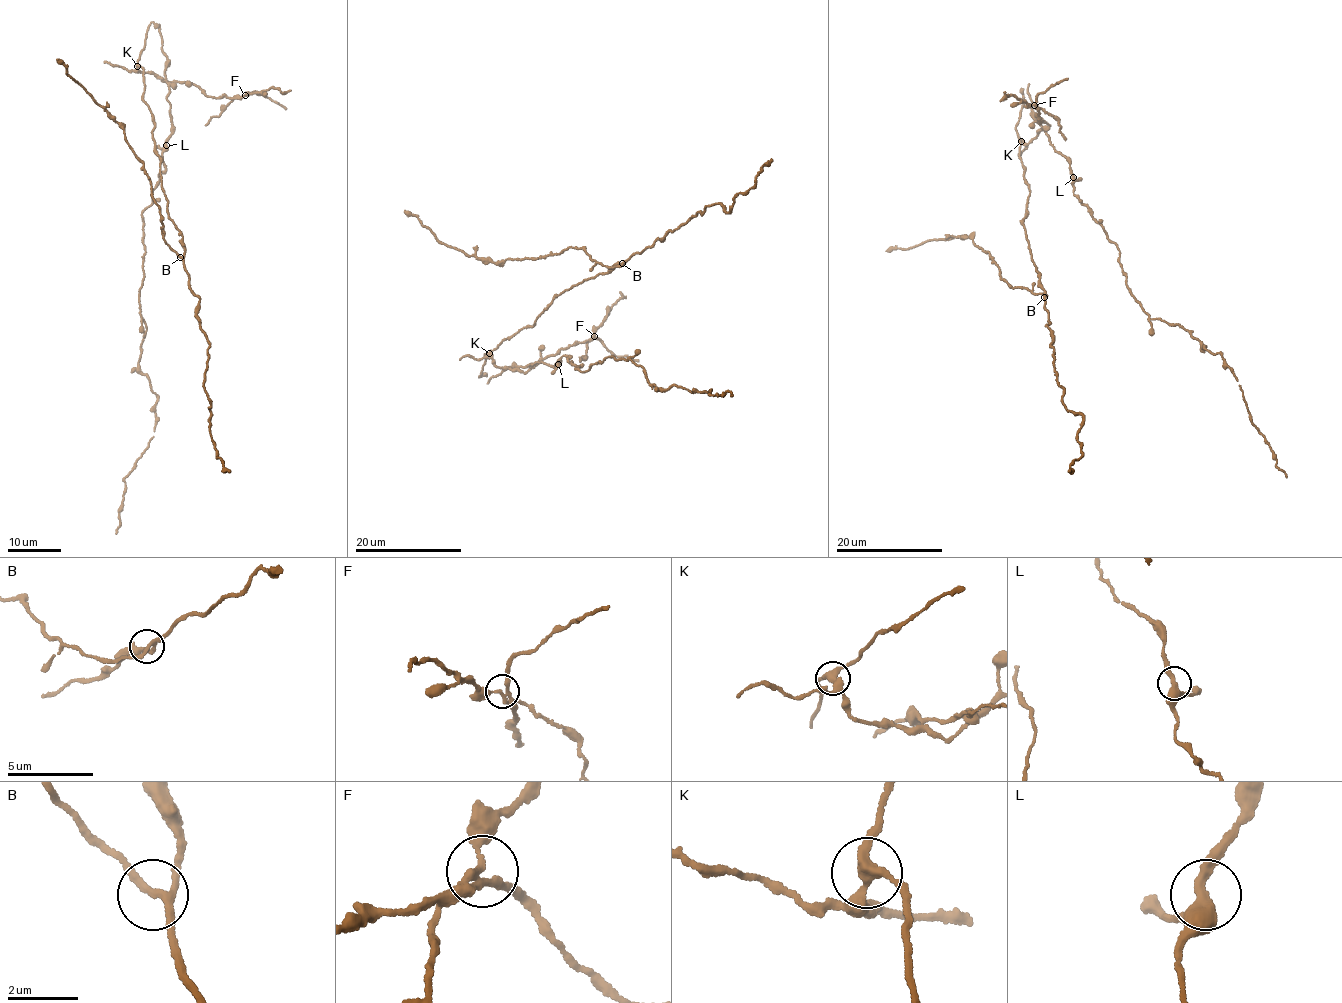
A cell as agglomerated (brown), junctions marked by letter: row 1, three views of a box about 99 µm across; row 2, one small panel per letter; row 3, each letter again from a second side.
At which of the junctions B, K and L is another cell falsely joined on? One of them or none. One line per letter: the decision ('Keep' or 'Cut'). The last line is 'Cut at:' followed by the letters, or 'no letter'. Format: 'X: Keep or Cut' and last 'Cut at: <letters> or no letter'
B: Keep
K: Cut
L: Keep
Cut at: K

